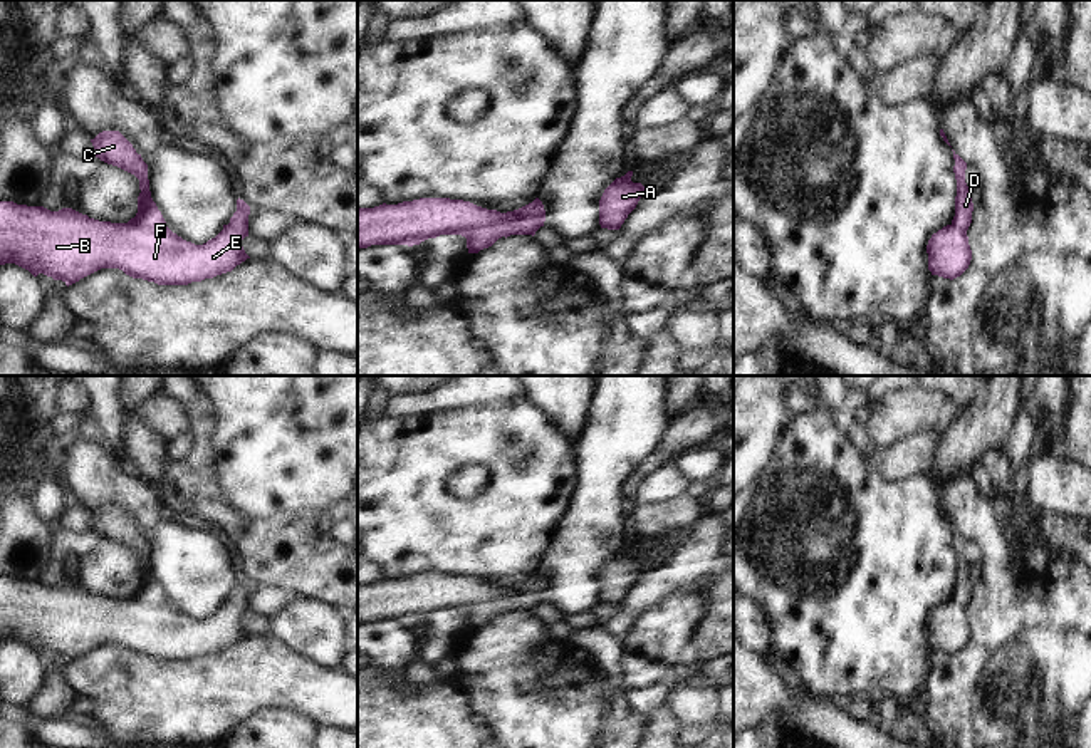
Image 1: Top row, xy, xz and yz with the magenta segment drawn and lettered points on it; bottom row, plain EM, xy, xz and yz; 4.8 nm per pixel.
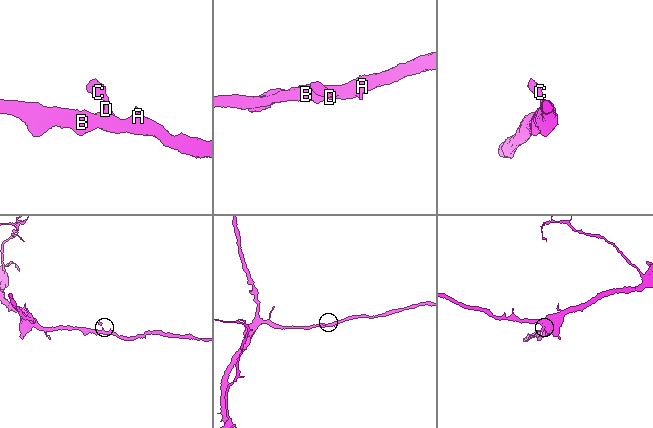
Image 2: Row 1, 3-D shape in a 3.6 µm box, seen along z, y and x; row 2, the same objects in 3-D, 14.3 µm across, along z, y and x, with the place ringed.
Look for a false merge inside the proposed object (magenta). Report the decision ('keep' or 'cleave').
keep

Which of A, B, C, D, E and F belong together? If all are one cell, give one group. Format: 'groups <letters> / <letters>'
groups A B C D E F

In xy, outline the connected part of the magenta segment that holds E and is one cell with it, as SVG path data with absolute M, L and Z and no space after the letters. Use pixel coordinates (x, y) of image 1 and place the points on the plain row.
M102 506L91 515L96 533L117 542L139 555L138 589L128 599L99 597L72 584L50 587L44 582L0 577L0 641L15 639L34 652L44 649L67 662L101 646L119 644L133 654L158 661L188 661L232 647L250 634L242 616L248 612L250 582L237 575L237 587L228 600L203 621L195 621L173 609L151 574L148 540L119 506Z

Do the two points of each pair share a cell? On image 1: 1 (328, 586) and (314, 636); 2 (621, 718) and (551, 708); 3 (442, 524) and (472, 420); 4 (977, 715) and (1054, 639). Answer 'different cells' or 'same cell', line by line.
1: different cells
2: different cells
3: same cell
4: same cell

